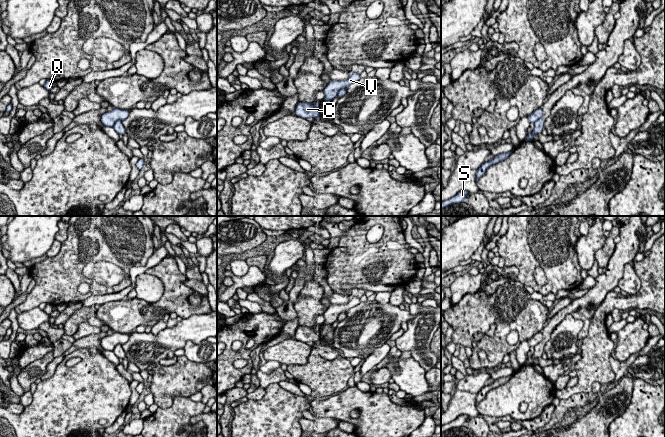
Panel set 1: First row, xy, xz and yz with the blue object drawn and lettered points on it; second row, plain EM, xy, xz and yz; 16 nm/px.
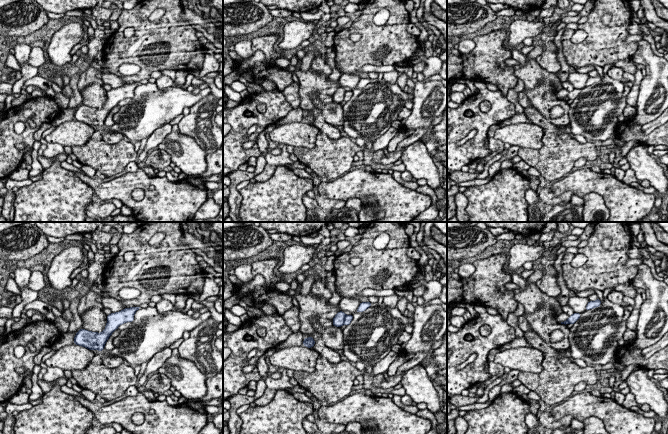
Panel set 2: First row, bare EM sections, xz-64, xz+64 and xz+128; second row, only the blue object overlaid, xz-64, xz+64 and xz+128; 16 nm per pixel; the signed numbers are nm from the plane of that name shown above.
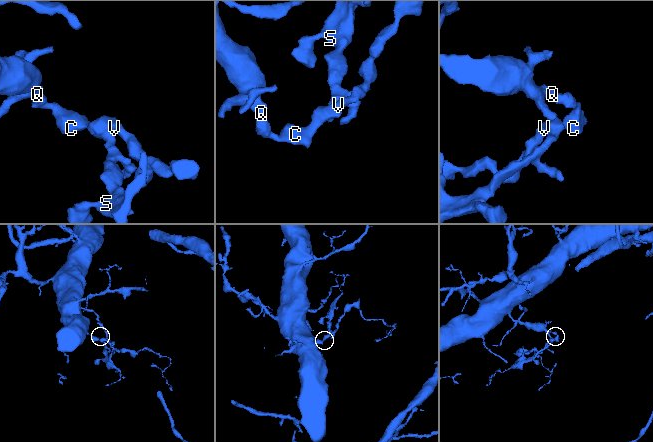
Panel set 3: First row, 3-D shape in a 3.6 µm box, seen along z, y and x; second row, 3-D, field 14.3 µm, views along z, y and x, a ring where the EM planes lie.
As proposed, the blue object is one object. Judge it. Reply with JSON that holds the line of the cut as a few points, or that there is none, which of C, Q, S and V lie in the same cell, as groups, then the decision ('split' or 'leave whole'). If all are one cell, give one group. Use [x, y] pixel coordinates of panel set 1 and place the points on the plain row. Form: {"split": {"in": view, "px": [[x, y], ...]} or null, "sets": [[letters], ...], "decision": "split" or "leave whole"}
{"split": {"in": "xy", "px": [[121, 344], [118, 344], [113, 350]]}, "sets": [["C", "Q", "V"], ["S"]], "decision": "split"}

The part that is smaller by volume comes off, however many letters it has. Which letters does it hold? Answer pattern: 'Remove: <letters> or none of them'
Remove: S

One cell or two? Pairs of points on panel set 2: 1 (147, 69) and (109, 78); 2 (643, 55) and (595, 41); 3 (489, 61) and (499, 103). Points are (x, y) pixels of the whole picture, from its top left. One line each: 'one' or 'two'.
1: two
2: two
3: two

